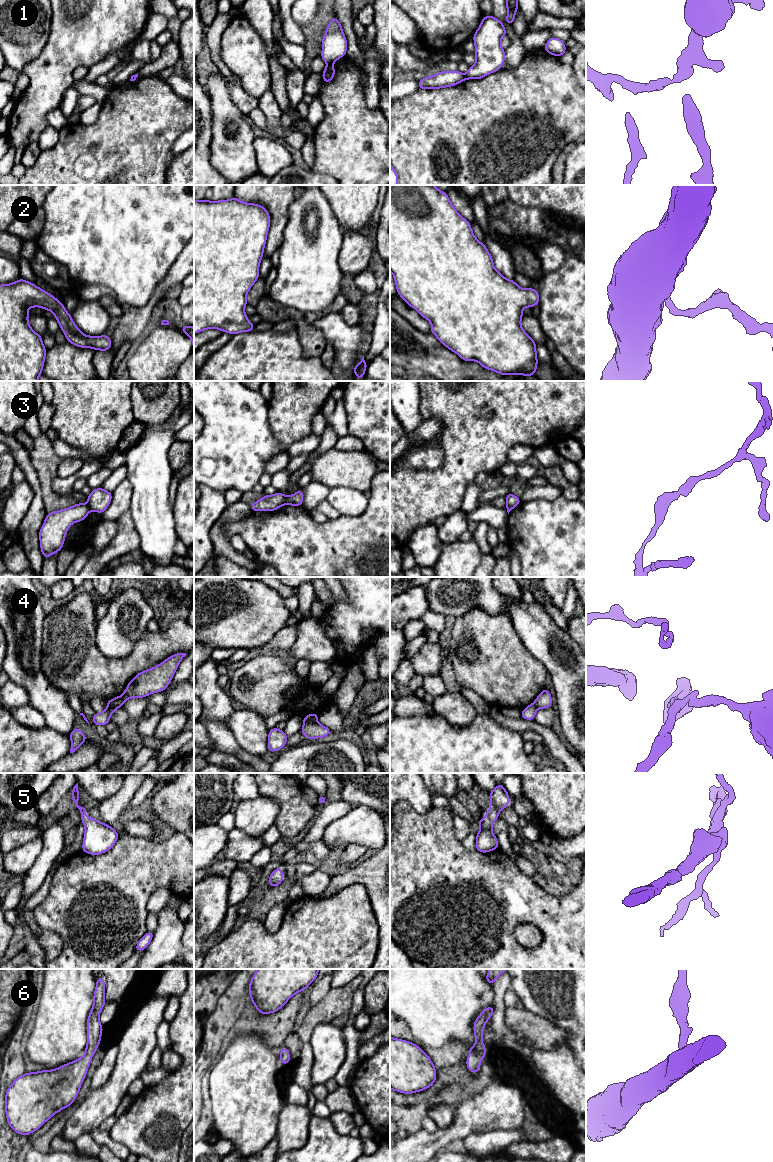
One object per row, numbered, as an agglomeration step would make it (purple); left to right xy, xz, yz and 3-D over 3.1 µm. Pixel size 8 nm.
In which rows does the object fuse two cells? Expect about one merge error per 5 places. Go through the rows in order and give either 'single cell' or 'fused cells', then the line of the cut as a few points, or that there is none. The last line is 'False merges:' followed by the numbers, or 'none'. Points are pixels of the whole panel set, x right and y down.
1: fused cells; cut in xz along (327, 63), (332, 64)
2: single cell; no cut
3: fused cells; cut in xz along (285, 496), (283, 504)
4: fused cells; cut in xz along (316, 720), (304, 722)
5: single cell; no cut
6: single cell; no cut
False merges: 1, 3, 4

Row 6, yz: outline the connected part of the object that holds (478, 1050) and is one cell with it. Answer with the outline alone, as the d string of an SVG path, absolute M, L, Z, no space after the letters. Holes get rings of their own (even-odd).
M495 1006L484 1008L474 1021L474 1037L476 1043L470 1047L469 1056L466 1059L467 1069L471 1073L480 1072L480 1063L486 1056L486 1046L483 1044L483 1030L487 1021L493 1015Z

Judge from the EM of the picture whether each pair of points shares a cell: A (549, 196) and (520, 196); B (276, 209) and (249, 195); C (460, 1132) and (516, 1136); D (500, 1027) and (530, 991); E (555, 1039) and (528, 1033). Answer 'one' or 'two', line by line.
A: one
B: one
C: two
D: two
E: one

